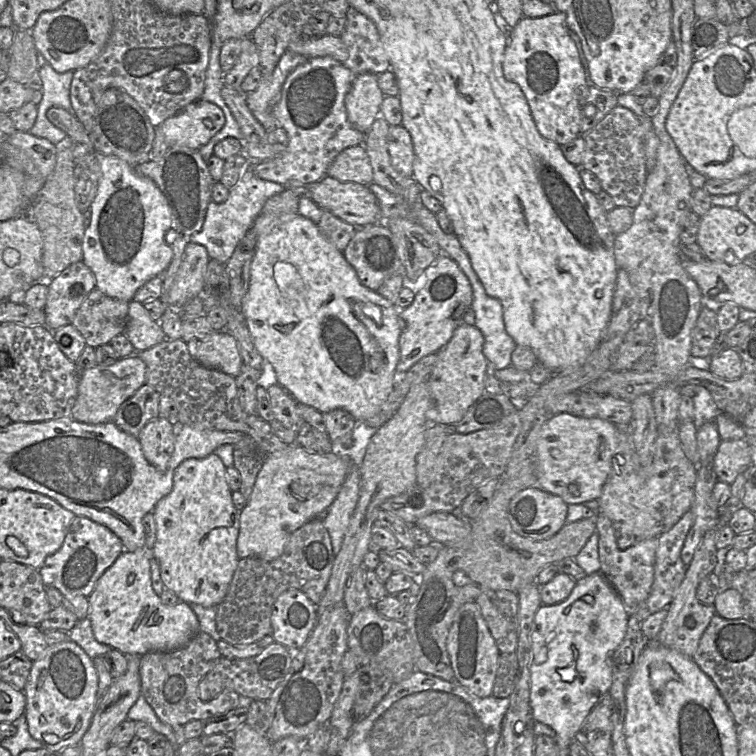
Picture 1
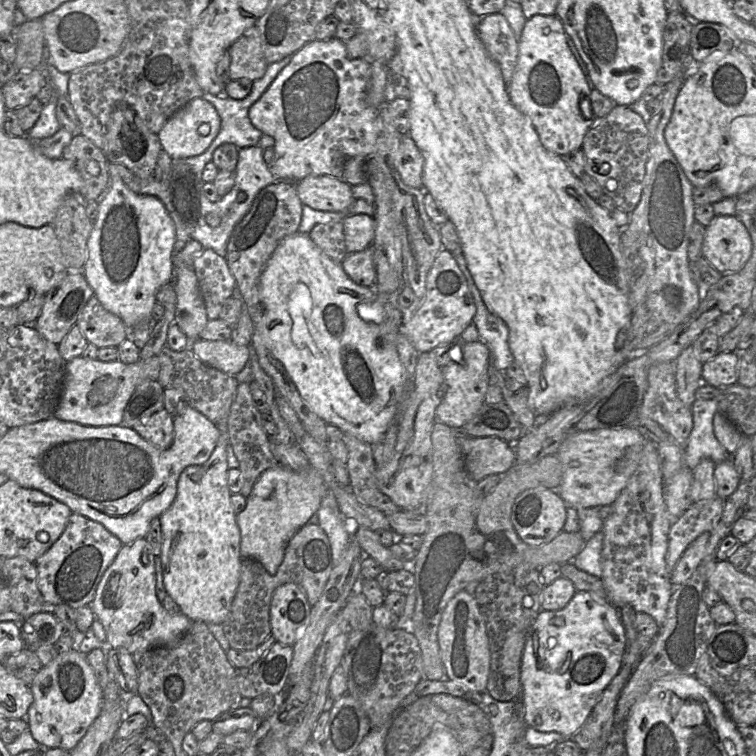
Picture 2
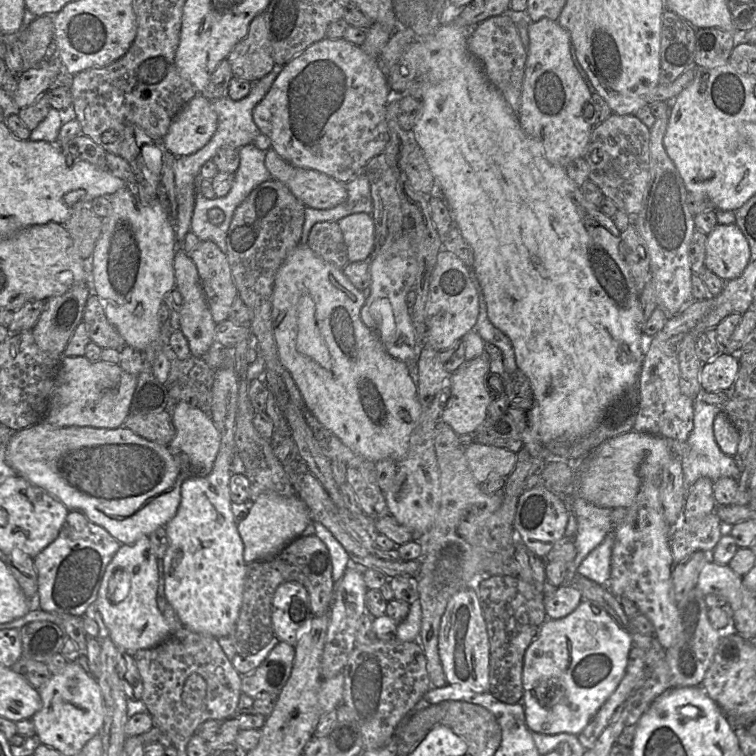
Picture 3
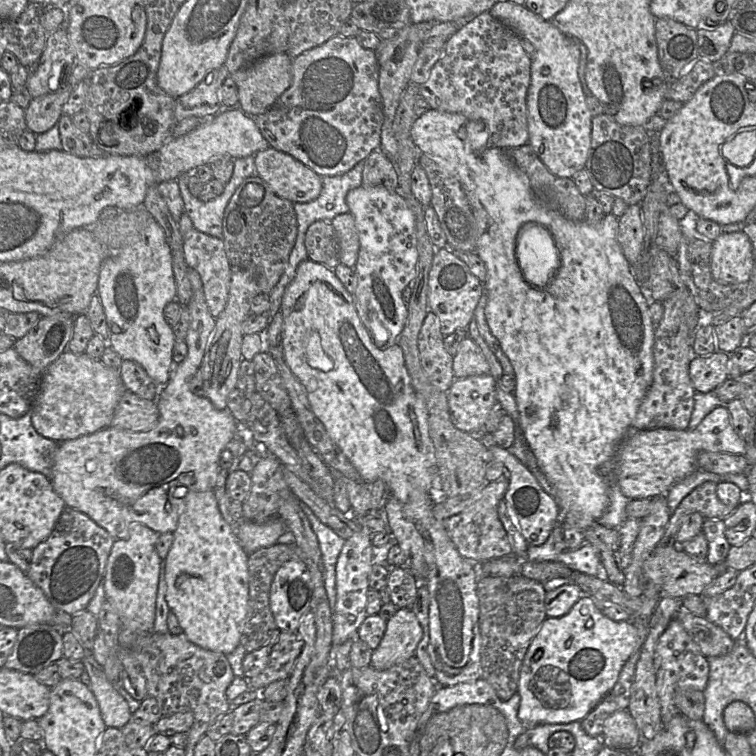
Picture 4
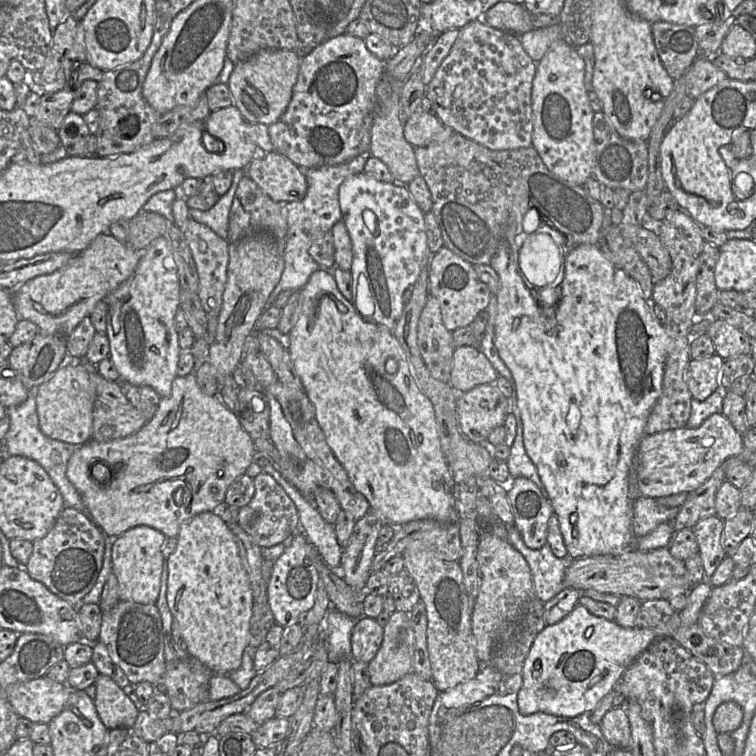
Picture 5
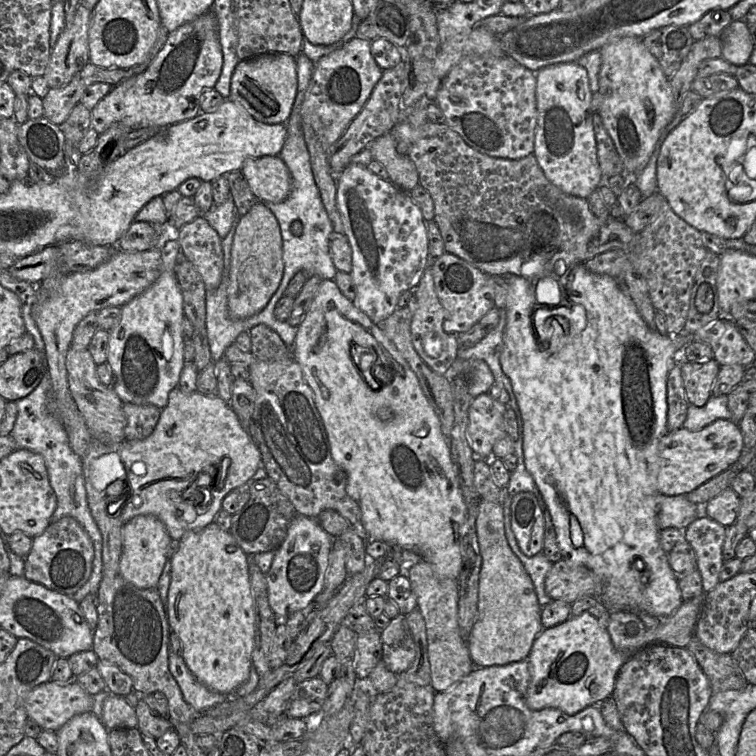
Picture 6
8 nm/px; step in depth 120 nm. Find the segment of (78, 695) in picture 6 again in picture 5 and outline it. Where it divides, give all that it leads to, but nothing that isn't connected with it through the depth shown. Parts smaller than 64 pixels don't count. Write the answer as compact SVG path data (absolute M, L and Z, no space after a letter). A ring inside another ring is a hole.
M44 676L9 686L7 696L21 718L33 724L48 724L66 707L71 691L66 683L58 683Z

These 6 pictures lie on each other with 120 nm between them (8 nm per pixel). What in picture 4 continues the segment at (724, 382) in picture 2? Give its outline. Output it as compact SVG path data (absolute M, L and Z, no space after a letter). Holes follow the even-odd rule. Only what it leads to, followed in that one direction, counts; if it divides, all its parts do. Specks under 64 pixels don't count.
M714 351L706 356L694 356L689 363L689 377L696 392L713 391L728 376L728 353Z

